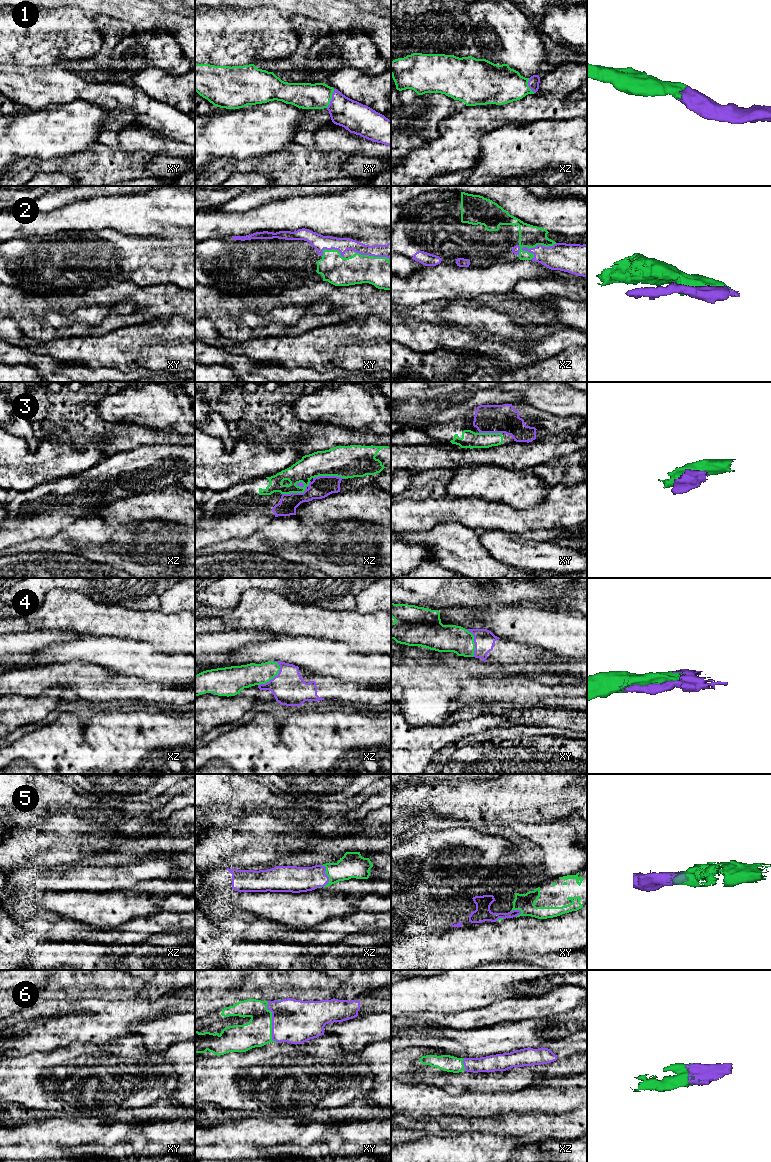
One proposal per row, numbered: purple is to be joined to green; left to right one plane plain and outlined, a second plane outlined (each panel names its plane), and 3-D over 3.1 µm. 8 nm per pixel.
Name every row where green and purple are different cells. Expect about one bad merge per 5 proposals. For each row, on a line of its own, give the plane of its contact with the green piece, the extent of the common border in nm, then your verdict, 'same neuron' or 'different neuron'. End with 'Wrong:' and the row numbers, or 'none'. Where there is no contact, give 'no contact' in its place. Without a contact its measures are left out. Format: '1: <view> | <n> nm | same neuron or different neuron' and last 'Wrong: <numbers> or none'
1: xy | 170 nm | same neuron
2: xz | 320 nm | same neuron
3: xz | 260 nm | same neuron
4: xz | 240 nm | same neuron
5: xz | 180 nm | same neuron
6: xy | 340 nm | same neuron
Wrong: none

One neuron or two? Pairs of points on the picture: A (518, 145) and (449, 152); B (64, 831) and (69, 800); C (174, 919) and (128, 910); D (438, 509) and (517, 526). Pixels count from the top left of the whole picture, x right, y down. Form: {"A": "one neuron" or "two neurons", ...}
{"A": "two neurons", "B": "two neurons", "C": "two neurons", "D": "one neuron"}

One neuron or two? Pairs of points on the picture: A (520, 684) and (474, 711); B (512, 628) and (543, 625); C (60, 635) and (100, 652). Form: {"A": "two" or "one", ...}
{"A": "two", "B": "one", "C": "two"}

